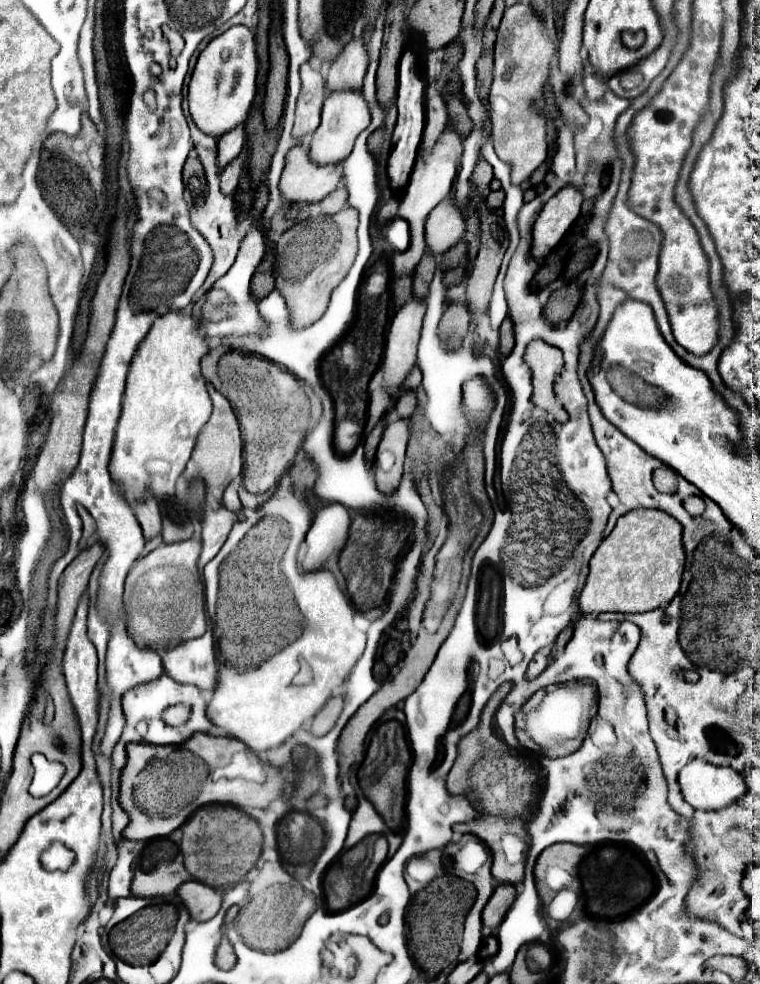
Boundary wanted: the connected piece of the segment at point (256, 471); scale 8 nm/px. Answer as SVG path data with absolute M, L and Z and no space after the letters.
M227 351L219 359L219 379L225 397L237 409L243 437L243 487L239 497L243 507L257 509L271 497L271 489L279 485L281 477L291 467L295 453L303 445L309 429L309 399L295 375L255 353Z

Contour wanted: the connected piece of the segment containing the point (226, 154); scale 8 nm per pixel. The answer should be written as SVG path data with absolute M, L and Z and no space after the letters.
M237 127L219 139L219 171L223 171L235 157L239 157L245 143L245 129Z

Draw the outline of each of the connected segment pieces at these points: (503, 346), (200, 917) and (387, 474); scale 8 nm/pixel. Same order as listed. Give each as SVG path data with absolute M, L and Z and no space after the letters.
M505 319L503 325L501 325L501 331L499 331L499 353L503 357L507 357L511 353L515 345L515 339L513 339L513 327L511 327L511 321Z
M187 881L179 885L179 899L187 903L187 911L191 911L193 921L209 921L221 907L221 893L209 885L199 881Z
M391 419L383 431L375 455L375 481L379 483L379 491L383 491L385 495L387 493L391 495L399 487L403 475L407 439L409 439L409 421Z

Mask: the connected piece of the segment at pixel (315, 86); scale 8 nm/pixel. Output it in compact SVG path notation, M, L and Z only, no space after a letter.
M305 63L301 69L301 93L297 99L297 109L295 109L295 125L293 125L293 137L295 139L305 139L313 135L313 131L319 127L321 119L321 107L327 97L325 83L321 73Z

